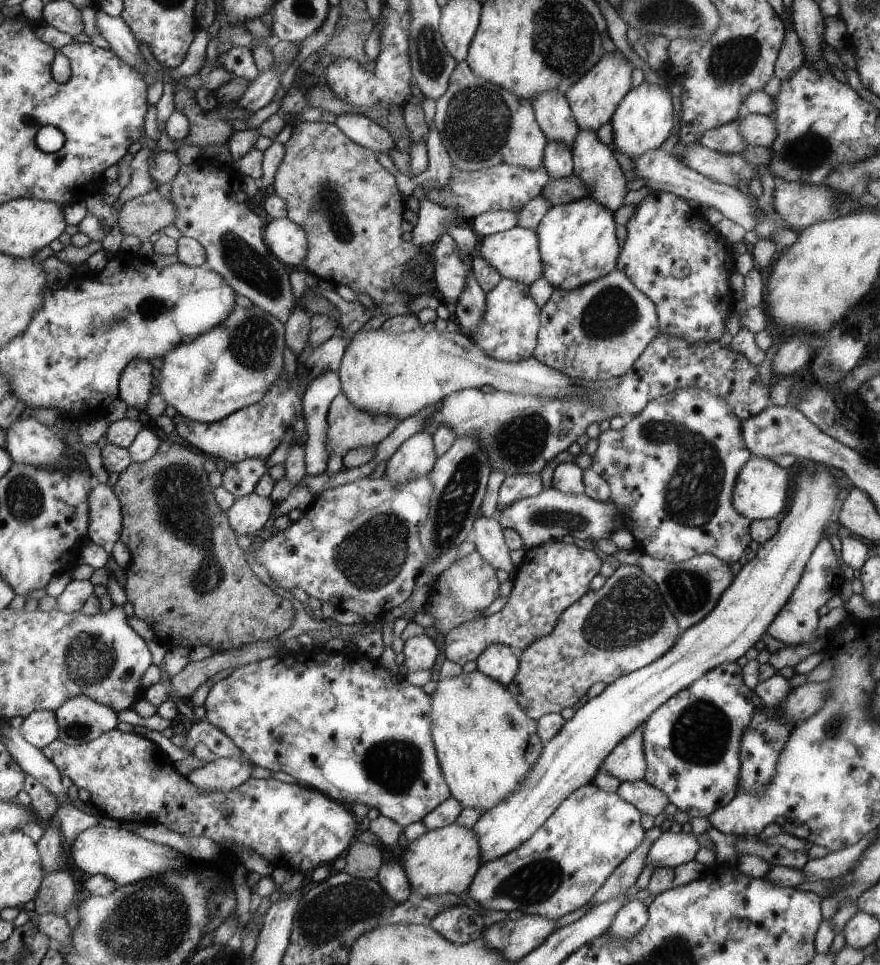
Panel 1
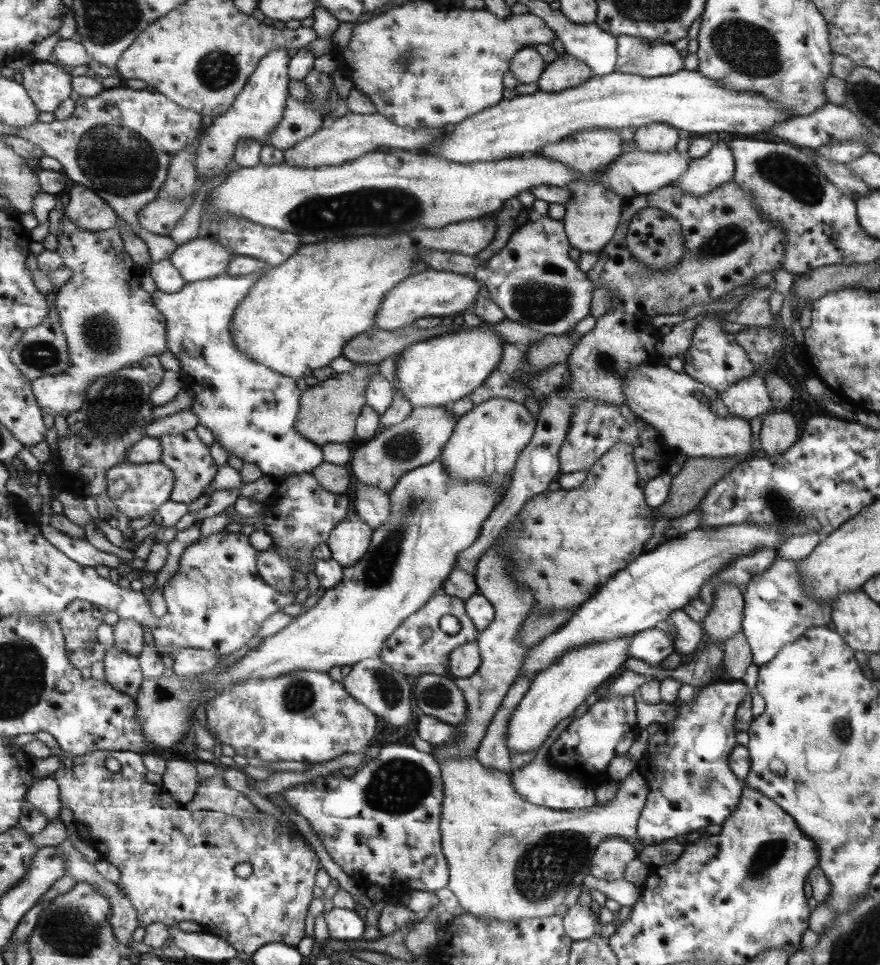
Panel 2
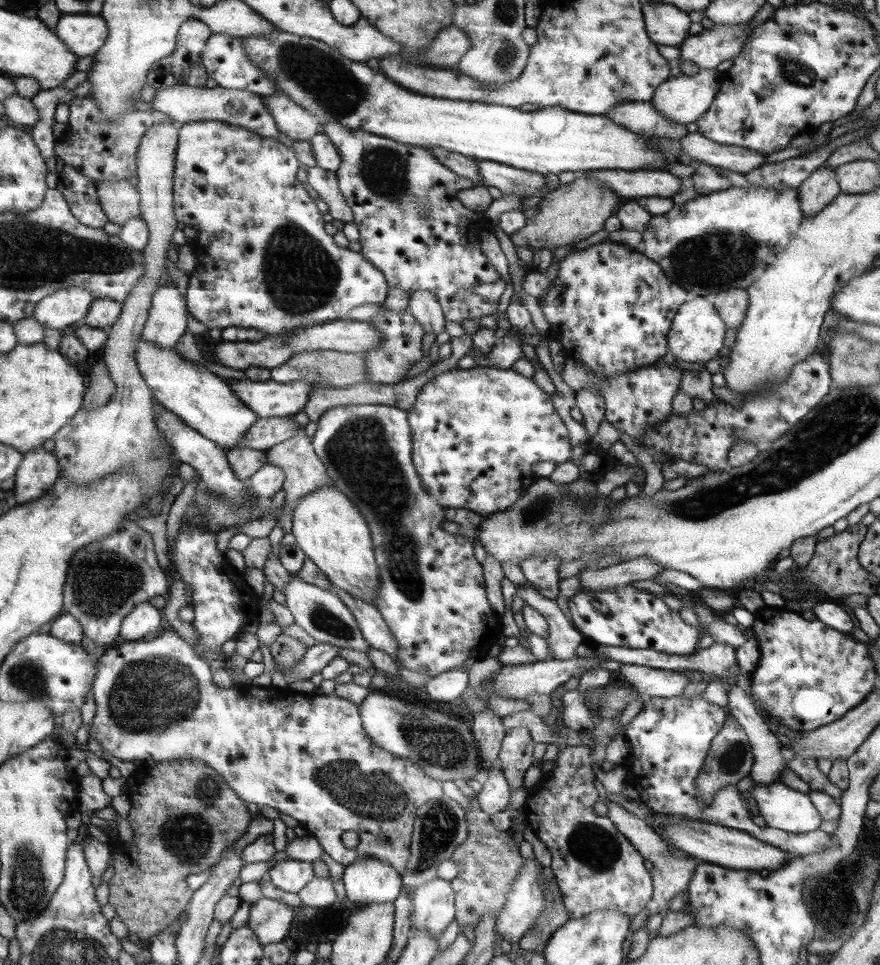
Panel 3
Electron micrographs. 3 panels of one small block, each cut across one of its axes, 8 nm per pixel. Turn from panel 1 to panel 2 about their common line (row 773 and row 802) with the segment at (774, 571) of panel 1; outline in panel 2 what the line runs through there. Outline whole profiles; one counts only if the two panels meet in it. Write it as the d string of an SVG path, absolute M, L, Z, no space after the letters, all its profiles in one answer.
M575 713L573 716L567 716L567 718L559 720L555 728L550 731L548 738L538 746L537 754L535 754L527 764L523 764L521 768L511 771L513 789L529 803L560 811L589 808L596 804L593 787L581 782L577 777L573 777L569 773L564 773L553 768L547 761L546 755L549 744L557 740L557 736L559 736L563 730L567 729L567 726L573 720L574 716L576 716Z

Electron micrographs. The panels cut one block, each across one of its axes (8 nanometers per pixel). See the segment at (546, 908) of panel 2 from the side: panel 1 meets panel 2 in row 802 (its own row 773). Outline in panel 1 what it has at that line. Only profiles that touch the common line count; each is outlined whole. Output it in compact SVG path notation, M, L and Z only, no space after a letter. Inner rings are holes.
M477 669L471 673L438 680L437 690L431 697L431 731L435 756L439 759L440 769L451 790L451 796L456 798L463 808L473 807L483 812L493 808L532 773L533 765L536 765L545 744L536 730L537 721L528 717L527 712L506 687ZM642 723L631 734L623 738L604 758L600 768L620 782L642 779L647 770L643 730L644 724Z

